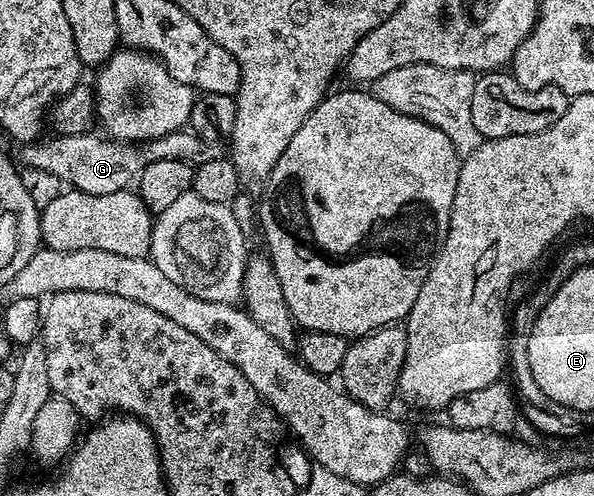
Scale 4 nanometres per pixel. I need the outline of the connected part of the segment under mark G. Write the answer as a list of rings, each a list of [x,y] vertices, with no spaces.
[[[188,128],[167,134],[165,138],[158,138],[155,142],[137,146],[121,144],[104,136],[99,138],[96,132],[51,137],[25,145],[23,165],[50,172],[58,176],[61,183],[67,184],[73,190],[90,192],[90,196],[106,196],[106,192],[129,189],[154,160],[182,160],[195,168],[206,164],[206,160],[222,158],[226,154],[224,142],[207,142]]]

